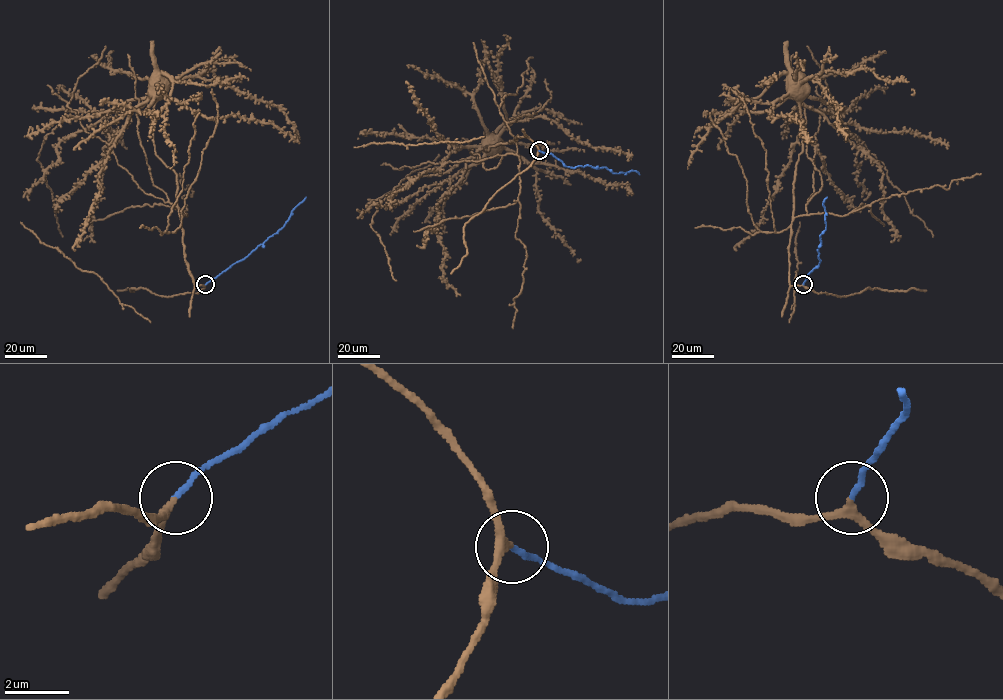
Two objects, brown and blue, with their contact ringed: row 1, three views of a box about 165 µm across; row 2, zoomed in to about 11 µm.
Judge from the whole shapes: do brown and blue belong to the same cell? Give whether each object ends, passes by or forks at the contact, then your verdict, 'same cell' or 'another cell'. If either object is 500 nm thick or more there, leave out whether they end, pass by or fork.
brown passes by; blue ends there; same cell

